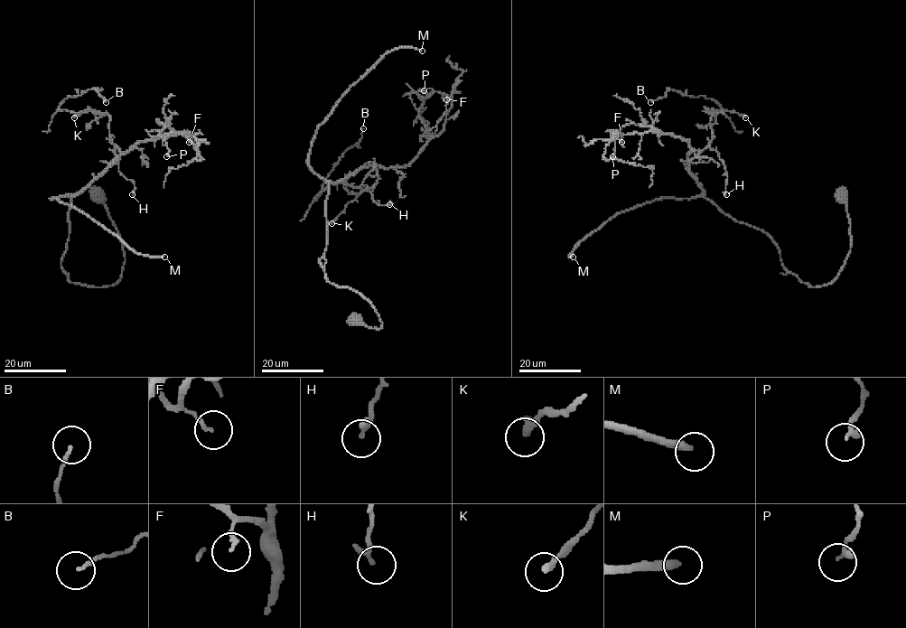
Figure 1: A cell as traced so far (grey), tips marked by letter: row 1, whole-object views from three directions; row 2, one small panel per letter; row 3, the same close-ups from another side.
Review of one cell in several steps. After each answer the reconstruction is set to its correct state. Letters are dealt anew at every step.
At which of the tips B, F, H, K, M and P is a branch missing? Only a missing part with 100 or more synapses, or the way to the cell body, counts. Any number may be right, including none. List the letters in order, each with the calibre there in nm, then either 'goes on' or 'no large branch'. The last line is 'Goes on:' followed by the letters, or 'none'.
B: 120 nm | no large branch
F: 120 nm | no large branch
H: 260 nm | no large branch
K: 300 nm | no large branch
M: 280 nm | goes on
P: 220 nm | no large branch
Goes on: M

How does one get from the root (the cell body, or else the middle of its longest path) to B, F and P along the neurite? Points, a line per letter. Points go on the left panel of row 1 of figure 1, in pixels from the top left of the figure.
B: (97, 194), (125, 256), (104, 286), (61, 260), (70, 199), (120, 151), (107, 114), (58, 109), (106, 102)
F: (97, 194), (125, 256), (104, 286), (70, 283), (61, 266), (70, 199), (137, 144), (189, 142)
P: (97, 194), (125, 256), (104, 286), (70, 283), (61, 266), (70, 199), (172, 131), (162, 123), (166, 156)

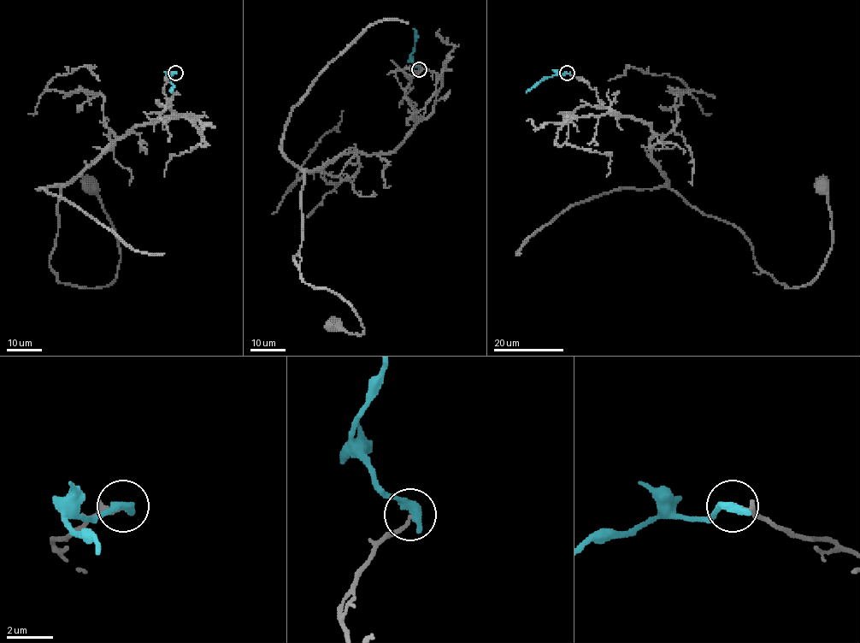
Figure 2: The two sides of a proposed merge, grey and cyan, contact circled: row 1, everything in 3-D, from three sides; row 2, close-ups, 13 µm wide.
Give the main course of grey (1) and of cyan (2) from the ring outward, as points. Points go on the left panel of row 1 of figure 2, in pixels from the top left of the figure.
1: (175, 73), (174, 113), (61, 188), (50, 268), (105, 286), (120, 249), (89, 185)
2: (176, 73), (167, 74), (172, 79), (173, 90), (170, 91)

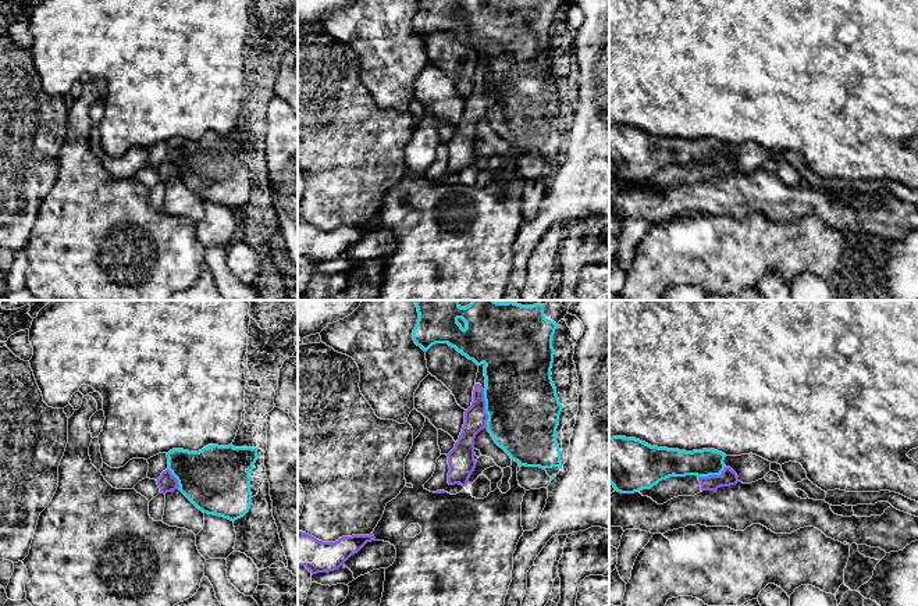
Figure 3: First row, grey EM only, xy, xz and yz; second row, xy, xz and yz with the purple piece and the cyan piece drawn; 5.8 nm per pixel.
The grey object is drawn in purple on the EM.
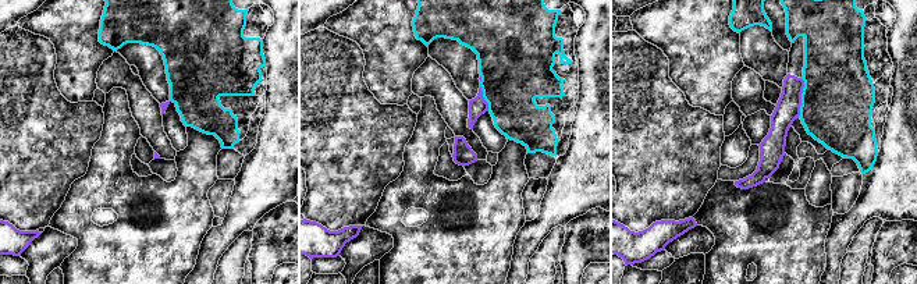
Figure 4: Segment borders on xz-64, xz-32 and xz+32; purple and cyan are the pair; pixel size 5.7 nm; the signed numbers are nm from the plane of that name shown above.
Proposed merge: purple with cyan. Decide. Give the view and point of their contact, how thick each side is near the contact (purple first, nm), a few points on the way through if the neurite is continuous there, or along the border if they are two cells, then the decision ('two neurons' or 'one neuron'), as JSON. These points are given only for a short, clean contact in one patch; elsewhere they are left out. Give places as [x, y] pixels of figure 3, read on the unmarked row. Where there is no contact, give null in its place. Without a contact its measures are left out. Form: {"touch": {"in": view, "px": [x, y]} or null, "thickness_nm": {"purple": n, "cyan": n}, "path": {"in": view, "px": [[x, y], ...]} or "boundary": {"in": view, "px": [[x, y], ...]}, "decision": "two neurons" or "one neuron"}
{"touch": {"in": "xz", "px": [484, 97]}, "thickness_nm": {"purple": 130, "cyan": 420}, "boundary": {"in": "xz", "px": [[483, 78], [487, 116]]}, "decision": "two neurons"}

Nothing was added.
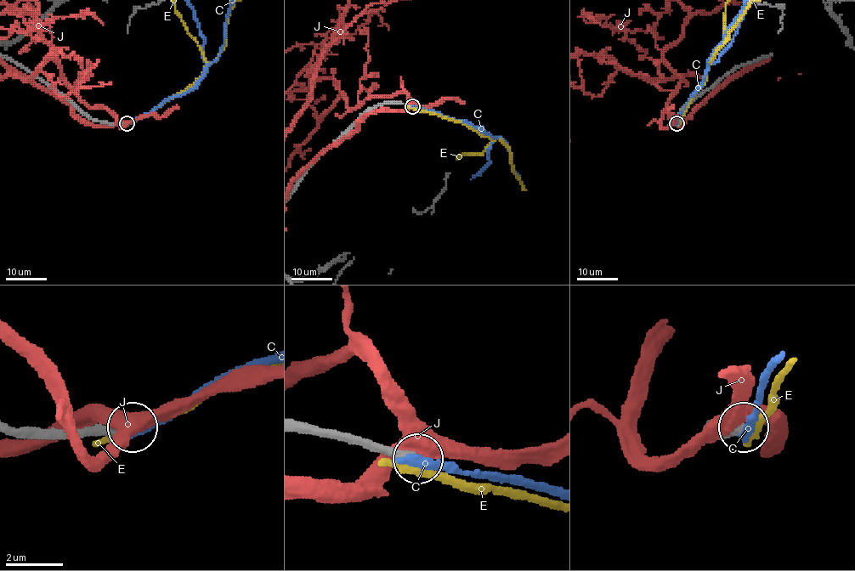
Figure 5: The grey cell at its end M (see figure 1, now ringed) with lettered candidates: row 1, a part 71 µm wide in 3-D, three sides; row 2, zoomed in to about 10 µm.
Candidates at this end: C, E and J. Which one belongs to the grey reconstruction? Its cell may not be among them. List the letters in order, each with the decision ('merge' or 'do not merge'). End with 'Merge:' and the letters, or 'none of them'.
C: do not merge
E: do not merge
J: do not merge
Merge: none of them

